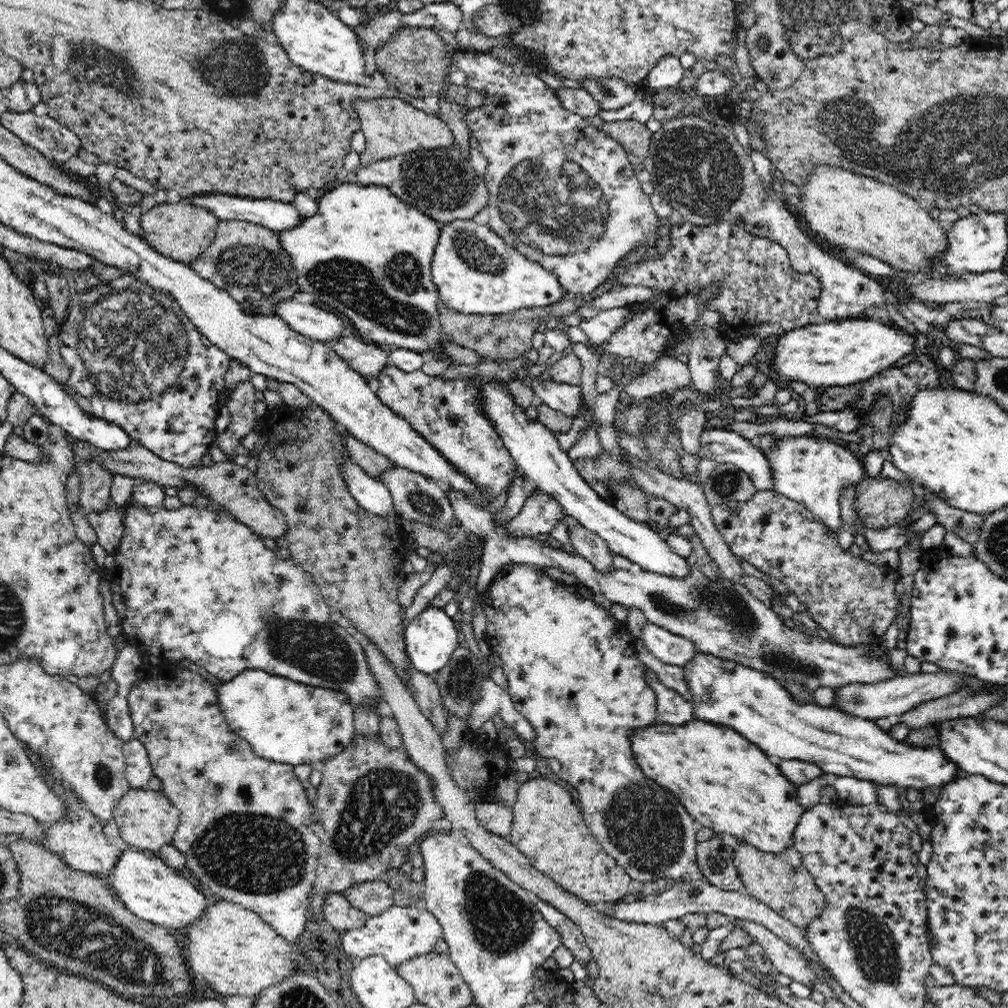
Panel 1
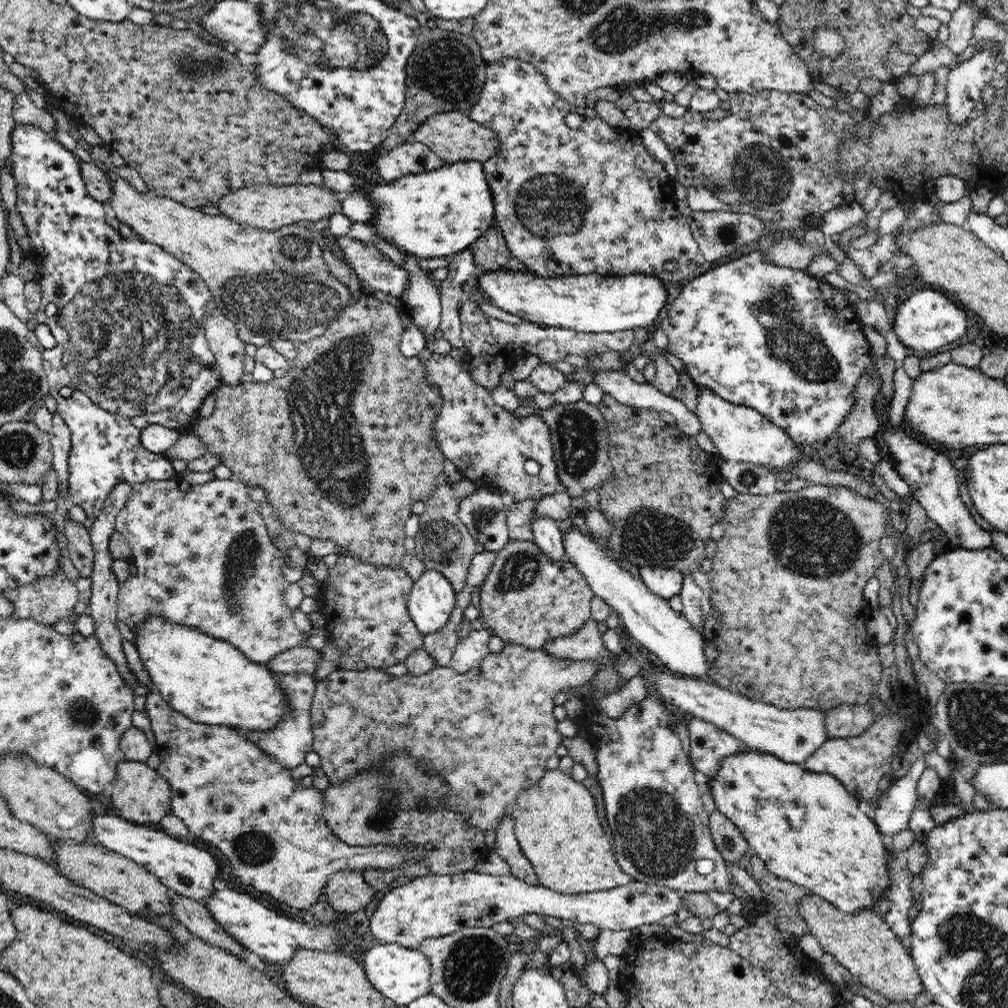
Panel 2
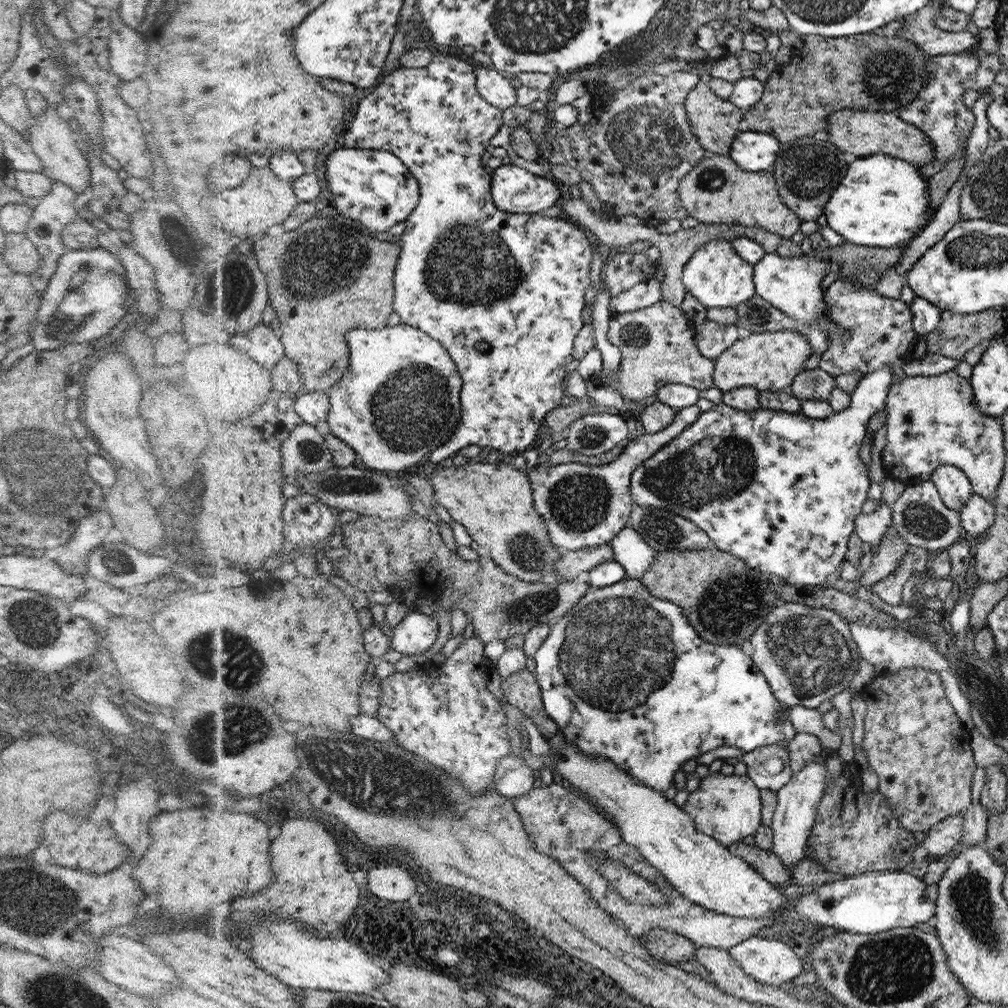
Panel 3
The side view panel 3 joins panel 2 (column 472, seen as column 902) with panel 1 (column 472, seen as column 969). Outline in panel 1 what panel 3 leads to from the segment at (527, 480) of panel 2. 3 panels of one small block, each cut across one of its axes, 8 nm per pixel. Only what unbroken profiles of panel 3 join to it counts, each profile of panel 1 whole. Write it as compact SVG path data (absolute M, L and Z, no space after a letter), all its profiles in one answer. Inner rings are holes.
M386 366L380 376L377 395L397 416L408 421L454 467L464 471L490 501L505 492L519 466L504 446L497 427L490 422L482 404L481 386L472 379L443 380L417 371Z

